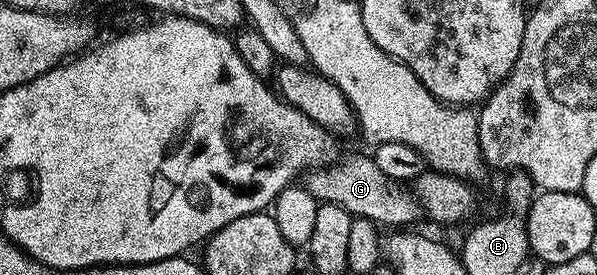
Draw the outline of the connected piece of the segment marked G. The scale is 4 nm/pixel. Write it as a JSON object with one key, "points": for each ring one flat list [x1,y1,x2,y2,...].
{"points":[[369,153,350,154,347,158,342,156,333,164,311,168,305,171,304,185,318,203,336,204,344,208,344,212,372,220,382,228,410,228,417,218,423,217,422,205,417,197,403,183,393,182,384,176]]}

